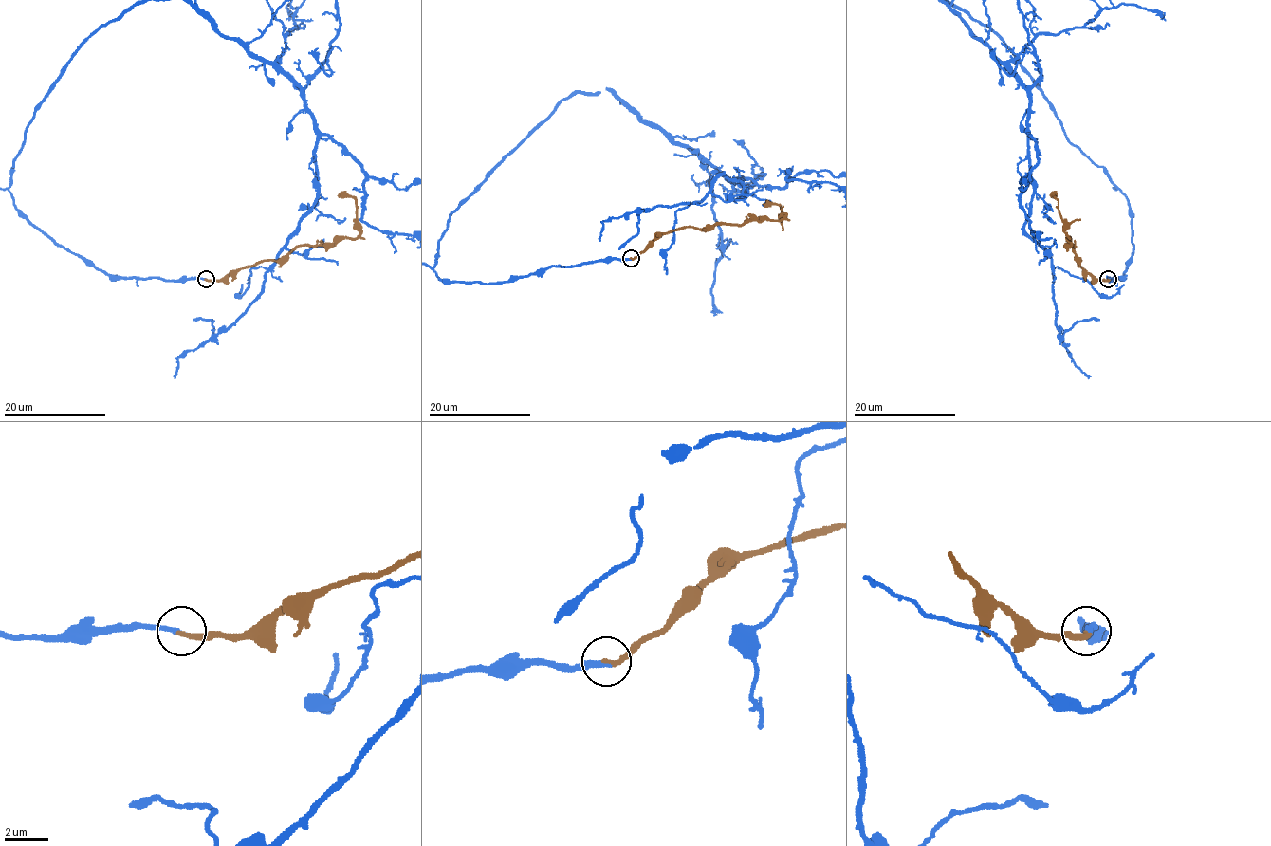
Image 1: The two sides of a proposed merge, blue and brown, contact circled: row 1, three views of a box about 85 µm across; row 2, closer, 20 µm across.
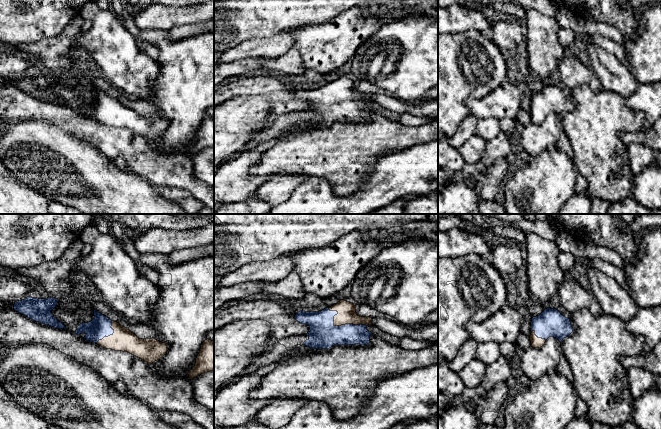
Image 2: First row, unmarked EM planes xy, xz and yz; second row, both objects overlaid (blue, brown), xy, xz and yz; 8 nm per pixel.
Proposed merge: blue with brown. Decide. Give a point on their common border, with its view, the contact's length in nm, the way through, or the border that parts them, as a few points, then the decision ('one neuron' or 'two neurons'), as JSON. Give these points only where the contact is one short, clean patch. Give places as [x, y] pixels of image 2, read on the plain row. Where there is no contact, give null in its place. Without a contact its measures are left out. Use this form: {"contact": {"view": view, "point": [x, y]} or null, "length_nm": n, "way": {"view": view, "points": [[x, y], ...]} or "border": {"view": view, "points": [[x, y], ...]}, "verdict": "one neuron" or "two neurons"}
{"contact": {"view": "xz", "point": [341, 101]}, "length_nm": 340, "verdict": "one neuron"}

